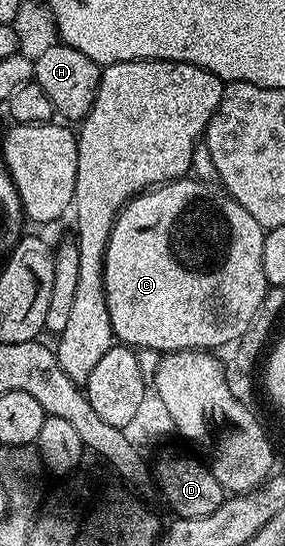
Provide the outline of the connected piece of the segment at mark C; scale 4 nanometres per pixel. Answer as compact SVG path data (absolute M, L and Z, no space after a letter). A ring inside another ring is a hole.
M186 176L184 178L177 178L174 182L167 182L163 186L154 186L152 190L147 190L143 194L138 194L137 197L121 209L120 214L117 215L115 224L111 228L111 234L107 240L107 248L105 249L105 267L103 268L103 288L105 289L105 296L107 298L107 316L111 316L111 328L113 329L113 337L118 343L124 344L130 348L141 350L161 350L160 352L172 352L174 350L208 350L210 352L216 351L216 346L225 346L236 343L237 339L243 336L243 332L247 332L247 324L251 324L251 320L255 316L255 312L259 308L259 304L263 304L263 296L267 289L267 283L263 276L263 240L265 239L266 227L259 224L259 220L255 220L255 216L251 216L251 212L247 212L247 208L243 208L237 203L234 198L230 198L228 194L222 192L220 189L209 190L205 194L205 210L209 214L205 214L197 222L197 182L193 176Z

